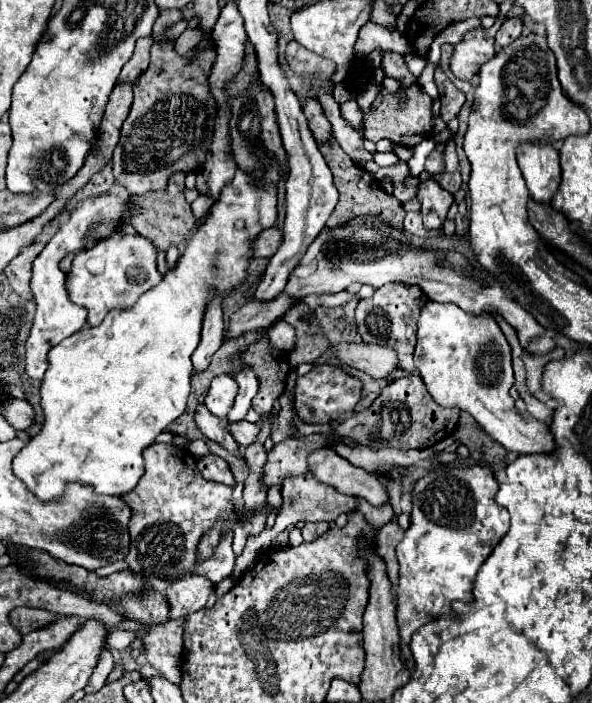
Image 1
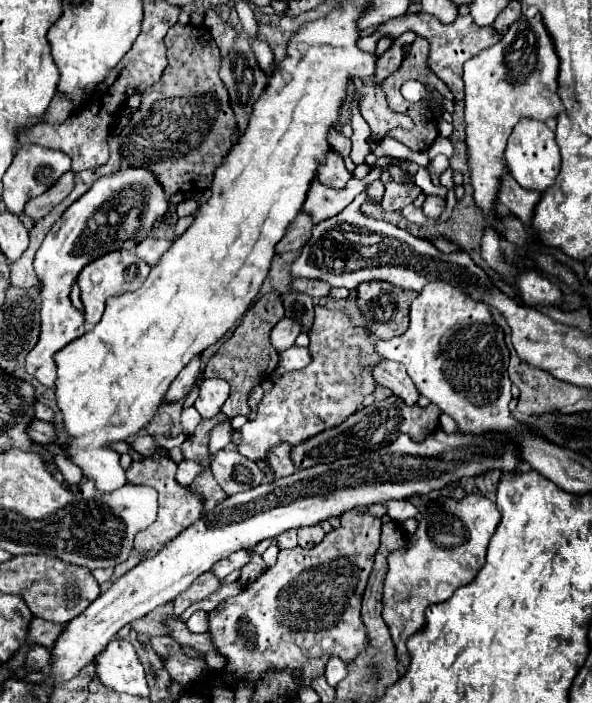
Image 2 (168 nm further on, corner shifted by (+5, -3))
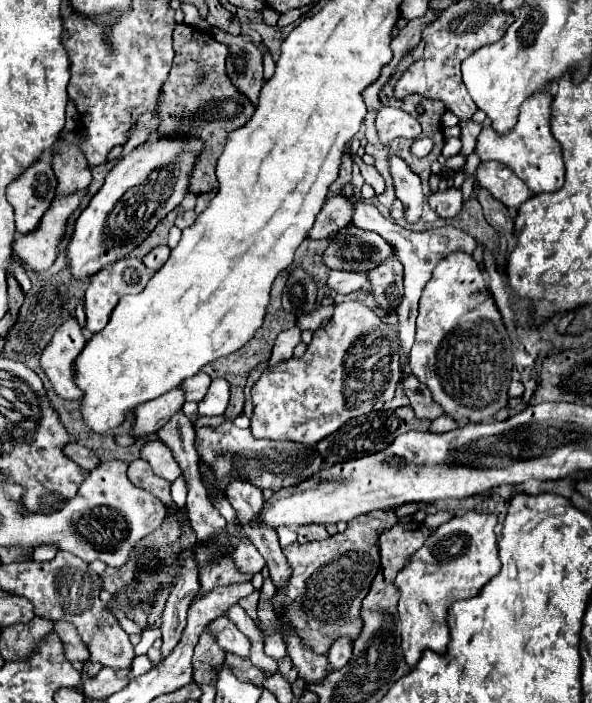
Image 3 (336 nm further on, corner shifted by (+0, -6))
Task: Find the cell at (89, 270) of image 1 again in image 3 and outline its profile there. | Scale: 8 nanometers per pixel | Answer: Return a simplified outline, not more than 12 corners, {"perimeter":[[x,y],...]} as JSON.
{"perimeter":[[121,259],[95,273],[85,291],[87,329],[101,331],[117,301],[141,293],[149,271]]}

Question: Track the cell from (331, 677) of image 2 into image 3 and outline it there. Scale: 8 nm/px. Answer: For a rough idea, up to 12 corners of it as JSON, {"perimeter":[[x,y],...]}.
{"perimeter":[[337,639],[329,649],[331,669],[351,659],[349,639]]}

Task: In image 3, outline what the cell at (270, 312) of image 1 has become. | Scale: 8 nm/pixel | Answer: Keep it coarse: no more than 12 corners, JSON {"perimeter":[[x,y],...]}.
{"perimeter":[[331,271],[327,289],[349,295],[367,285],[359,273]]}

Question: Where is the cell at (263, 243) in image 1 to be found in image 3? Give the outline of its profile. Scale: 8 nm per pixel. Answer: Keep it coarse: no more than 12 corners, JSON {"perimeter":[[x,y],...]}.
{"perimeter":[[327,197],[307,239],[325,239],[351,223],[347,199]]}

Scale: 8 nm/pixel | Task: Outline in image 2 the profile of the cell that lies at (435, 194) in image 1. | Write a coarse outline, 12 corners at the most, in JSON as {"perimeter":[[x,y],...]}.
{"perimeter":[[426,196],[422,204],[430,220],[440,218],[446,200],[440,196]]}

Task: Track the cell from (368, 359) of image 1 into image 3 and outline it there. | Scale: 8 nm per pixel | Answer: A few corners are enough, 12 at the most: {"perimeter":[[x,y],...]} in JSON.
{"perimeter":[[403,377],[403,391],[419,419],[437,419],[441,405],[431,401],[427,385]]}

